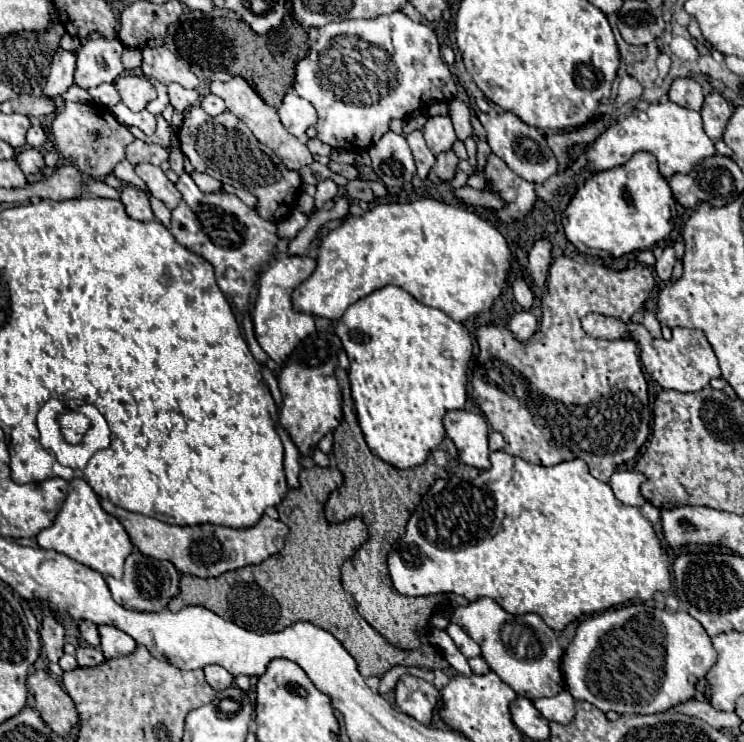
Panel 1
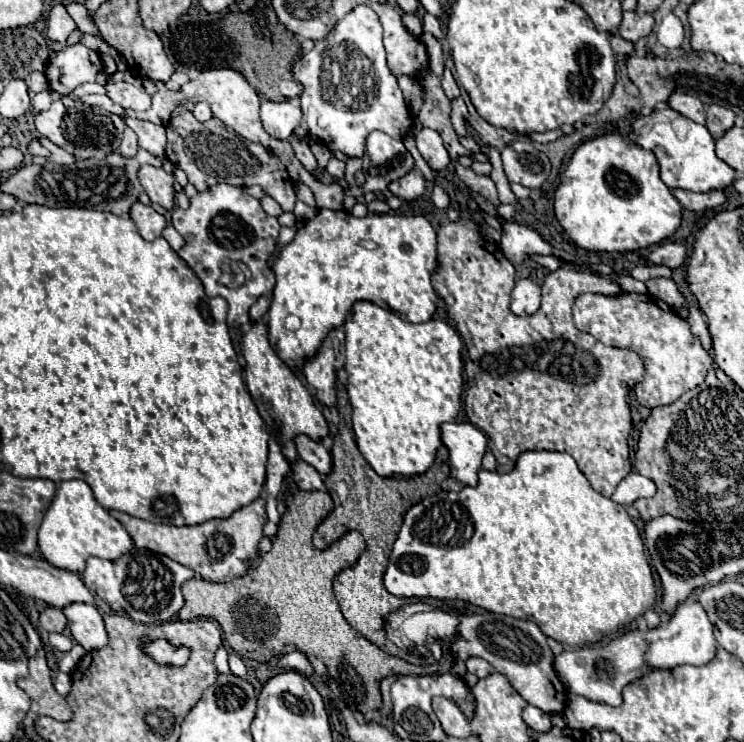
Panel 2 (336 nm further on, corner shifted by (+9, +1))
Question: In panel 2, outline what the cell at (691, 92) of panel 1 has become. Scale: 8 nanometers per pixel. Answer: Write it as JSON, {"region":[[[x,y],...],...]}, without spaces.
{"region":[[[673,92],[667,100],[667,106],[681,112],[683,116],[699,122],[699,124],[705,124],[705,104],[697,96]]]}

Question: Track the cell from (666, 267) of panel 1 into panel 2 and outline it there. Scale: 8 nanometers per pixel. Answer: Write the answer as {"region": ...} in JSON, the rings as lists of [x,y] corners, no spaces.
{"region":[[[667,242],[667,244],[659,244],[659,246],[651,248],[651,252],[647,254],[647,262],[651,262],[651,264],[665,264],[665,266],[669,266],[673,270],[673,268],[683,266],[685,256],[687,256],[685,254],[685,246]]]}

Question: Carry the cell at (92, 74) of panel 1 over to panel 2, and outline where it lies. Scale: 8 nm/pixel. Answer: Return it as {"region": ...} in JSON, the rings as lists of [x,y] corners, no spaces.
{"region":[[[75,44],[49,60],[45,76],[55,92],[69,94],[85,82],[95,82],[99,72],[103,72],[101,56],[83,44]]]}

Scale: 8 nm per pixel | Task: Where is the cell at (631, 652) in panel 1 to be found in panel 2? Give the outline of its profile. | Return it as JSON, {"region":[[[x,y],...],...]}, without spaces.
{"region":[[[681,602],[677,610],[671,614],[669,622],[649,628],[649,630],[629,630],[619,638],[613,638],[603,648],[581,648],[577,652],[561,652],[554,660],[554,669],[561,682],[567,686],[571,694],[585,696],[593,702],[603,702],[609,706],[621,706],[623,702],[623,688],[639,678],[643,678],[647,672],[657,668],[669,668],[681,664],[693,664],[703,666],[715,658],[717,642],[713,636],[713,624],[709,622],[705,610],[699,602]]]}

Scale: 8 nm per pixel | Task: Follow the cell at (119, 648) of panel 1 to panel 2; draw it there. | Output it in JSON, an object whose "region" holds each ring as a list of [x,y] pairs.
{"region":[[[71,604],[65,610],[67,626],[77,644],[87,652],[99,650],[107,644],[107,630],[101,612],[93,604]]]}

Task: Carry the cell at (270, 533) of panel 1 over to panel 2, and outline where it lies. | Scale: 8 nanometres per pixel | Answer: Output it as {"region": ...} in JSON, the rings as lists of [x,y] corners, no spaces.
{"region":[[[257,498],[255,502],[239,508],[225,520],[209,520],[197,526],[167,526],[167,524],[153,524],[125,512],[111,510],[113,518],[117,518],[123,528],[131,534],[137,548],[145,548],[157,554],[165,554],[171,560],[195,570],[207,582],[225,582],[235,576],[243,576],[249,570],[249,562],[257,560],[259,556],[259,542],[263,540],[263,528],[267,524],[265,514],[265,500]]]}

